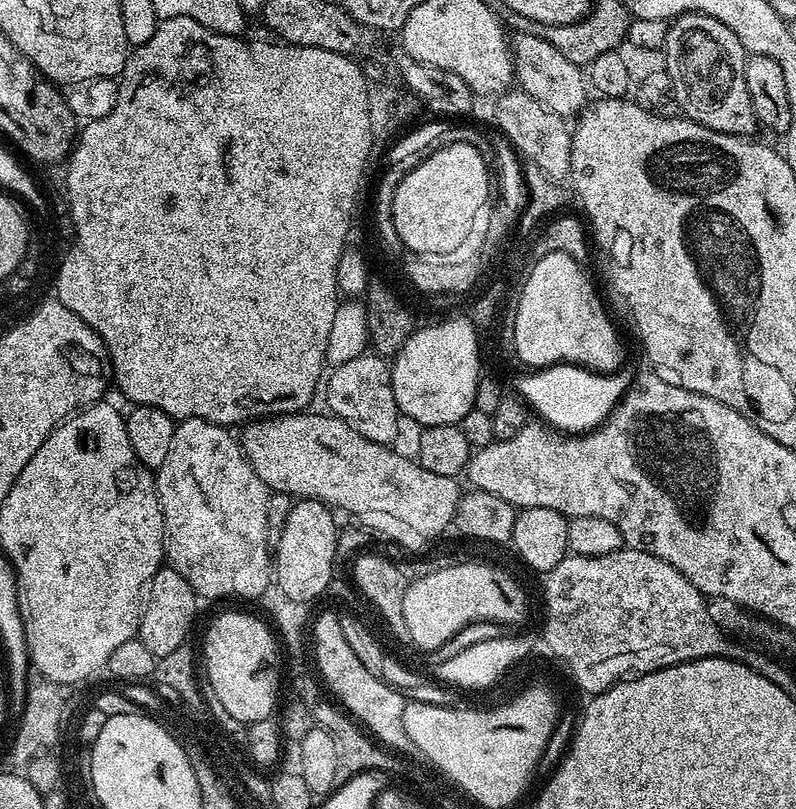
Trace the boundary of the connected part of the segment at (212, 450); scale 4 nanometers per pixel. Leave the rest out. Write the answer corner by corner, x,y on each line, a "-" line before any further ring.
190,418
189,420
181,420
176,425
174,430
174,442
170,442
170,454
166,454
166,462
162,462
160,468
155,469
154,472
154,499
160,504
160,509
164,515
164,542
166,545
166,560
171,567
178,570
178,574
182,574
182,578
186,578
186,582
190,582
190,586
196,591
197,597
203,598
204,596
208,600
220,600
223,596
255,596
255,598
260,598
263,592
266,590
268,585
271,585
274,580
274,556
270,551
270,545
267,540
267,510
266,502
268,501
269,489
262,482
262,478
258,478
258,474
254,474
254,470
250,466
250,462
244,456
244,449
242,447
241,441
236,440
231,436
229,429
223,424
212,424
209,420
203,420
202,418

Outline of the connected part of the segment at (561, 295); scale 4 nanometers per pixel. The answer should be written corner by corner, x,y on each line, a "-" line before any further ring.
552,252
529,271
514,318
517,361
539,370
556,364
579,365
596,373
616,373
625,363
620,336
590,277
572,252

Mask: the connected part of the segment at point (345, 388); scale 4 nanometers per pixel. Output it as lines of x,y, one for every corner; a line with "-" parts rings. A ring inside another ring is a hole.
367,352
353,361
335,365
331,372
324,386
329,406
327,409
368,441
391,445
398,434
400,411
393,394
389,361
385,357

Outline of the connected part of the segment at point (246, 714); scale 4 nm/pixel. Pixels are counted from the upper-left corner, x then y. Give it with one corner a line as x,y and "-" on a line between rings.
224,612
212,620
204,636
204,668
208,671
208,684
220,703
220,708
240,724
260,724
276,708
276,695
282,690
282,659
276,653
278,640
273,629
248,612

